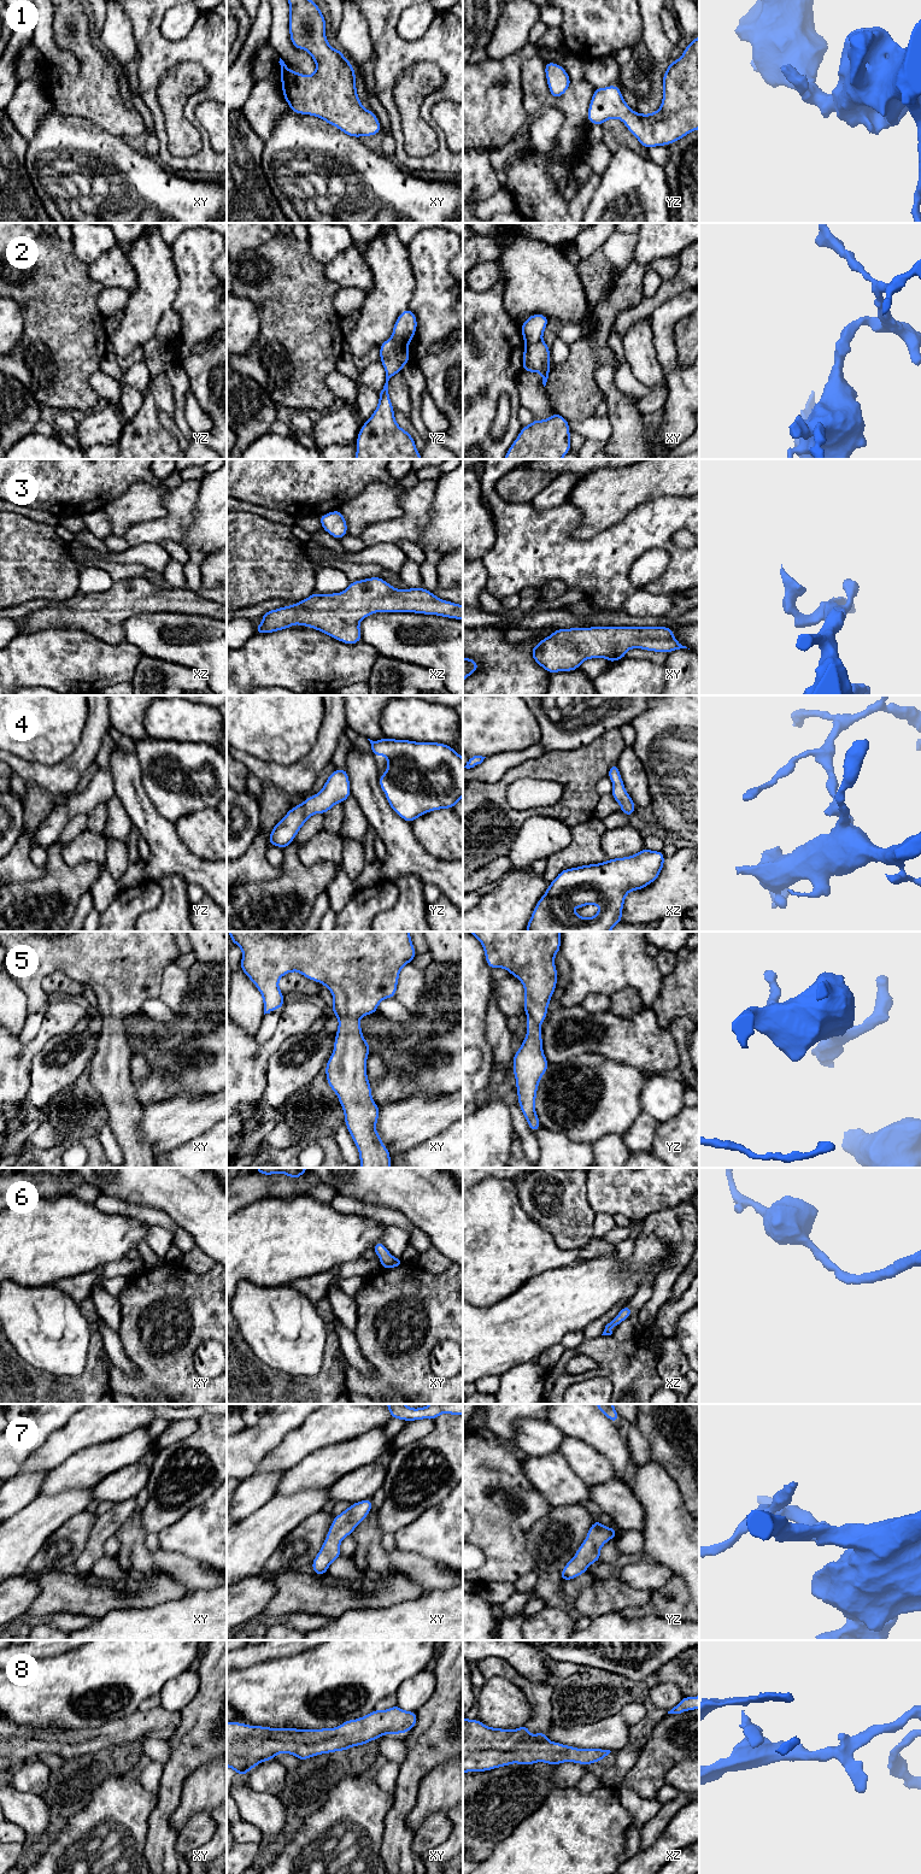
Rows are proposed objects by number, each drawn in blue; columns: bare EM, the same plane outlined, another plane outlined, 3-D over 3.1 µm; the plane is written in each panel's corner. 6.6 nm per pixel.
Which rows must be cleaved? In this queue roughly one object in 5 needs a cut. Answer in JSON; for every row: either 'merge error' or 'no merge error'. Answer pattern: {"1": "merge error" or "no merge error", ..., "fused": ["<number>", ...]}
{"1": "no merge error", "2": "merge error", "3": "no merge error", "4": "no merge error", "5": "no merge error", "6": "no merge error", "7": "no merge error", "8": "no merge error", "fused": ["2"]}

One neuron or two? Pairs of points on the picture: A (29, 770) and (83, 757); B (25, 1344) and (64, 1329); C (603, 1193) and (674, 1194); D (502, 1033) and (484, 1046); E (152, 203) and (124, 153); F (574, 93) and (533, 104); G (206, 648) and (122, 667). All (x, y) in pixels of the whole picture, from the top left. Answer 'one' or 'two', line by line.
A: one
B: one
C: one
D: two
E: one
F: two
G: two

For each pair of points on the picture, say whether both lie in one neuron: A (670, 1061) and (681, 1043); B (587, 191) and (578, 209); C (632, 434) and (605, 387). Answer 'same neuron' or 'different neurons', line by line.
A: different neurons
B: same neuron
C: same neuron

